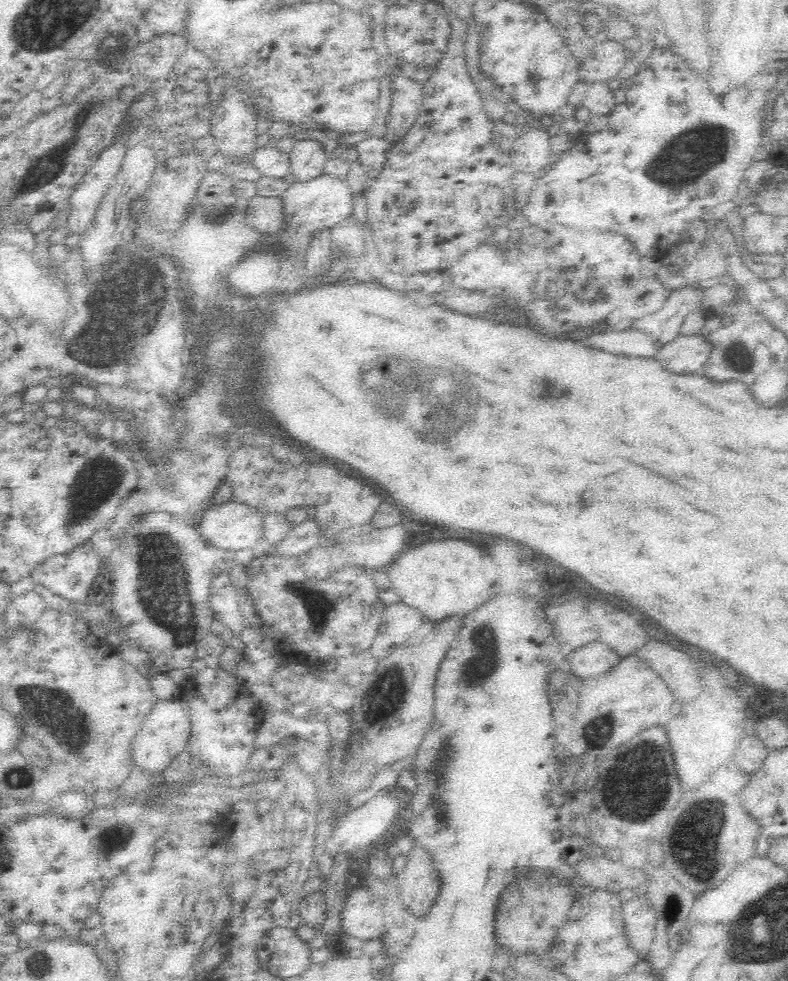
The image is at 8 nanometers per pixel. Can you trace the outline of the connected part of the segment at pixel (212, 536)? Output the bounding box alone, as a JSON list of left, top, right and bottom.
[200,506,264,548]

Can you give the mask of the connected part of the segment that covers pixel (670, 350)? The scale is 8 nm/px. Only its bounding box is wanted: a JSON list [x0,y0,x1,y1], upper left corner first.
[652,334,710,375]

